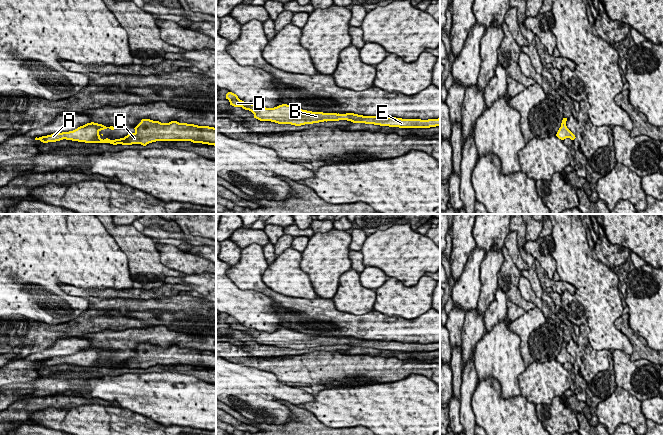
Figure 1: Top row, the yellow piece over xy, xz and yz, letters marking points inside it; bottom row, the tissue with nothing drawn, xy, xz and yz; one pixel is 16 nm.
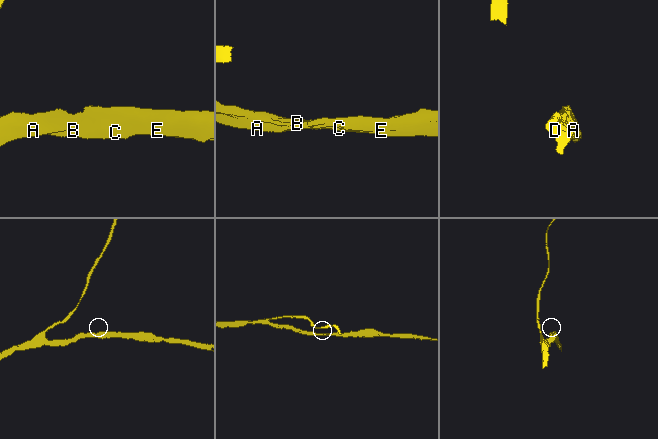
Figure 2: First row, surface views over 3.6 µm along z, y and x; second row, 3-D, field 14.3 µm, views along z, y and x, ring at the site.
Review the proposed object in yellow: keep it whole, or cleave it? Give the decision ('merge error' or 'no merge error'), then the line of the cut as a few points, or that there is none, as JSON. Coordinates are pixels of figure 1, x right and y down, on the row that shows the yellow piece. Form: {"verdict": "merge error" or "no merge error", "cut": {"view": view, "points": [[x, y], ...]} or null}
{"verdict": "no merge error", "cut": null}

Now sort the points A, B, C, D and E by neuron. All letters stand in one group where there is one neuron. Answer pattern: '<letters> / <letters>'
A B C D E

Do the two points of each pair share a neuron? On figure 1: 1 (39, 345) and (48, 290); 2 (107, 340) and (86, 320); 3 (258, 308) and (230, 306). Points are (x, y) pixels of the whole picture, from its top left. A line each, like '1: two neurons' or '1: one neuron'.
1: two neurons
2: two neurons
3: one neuron

